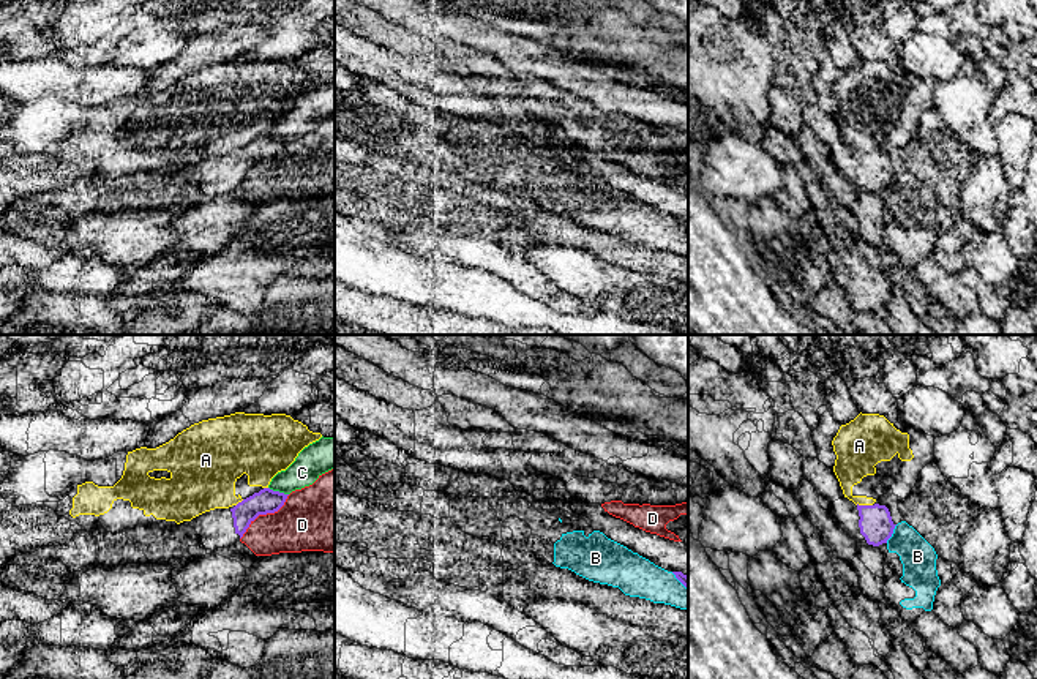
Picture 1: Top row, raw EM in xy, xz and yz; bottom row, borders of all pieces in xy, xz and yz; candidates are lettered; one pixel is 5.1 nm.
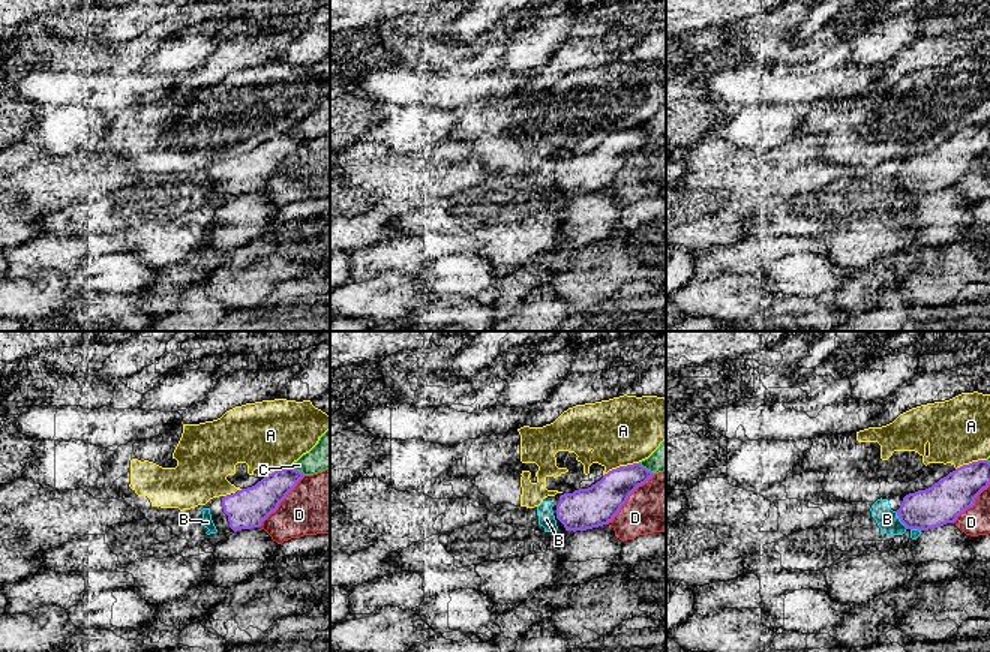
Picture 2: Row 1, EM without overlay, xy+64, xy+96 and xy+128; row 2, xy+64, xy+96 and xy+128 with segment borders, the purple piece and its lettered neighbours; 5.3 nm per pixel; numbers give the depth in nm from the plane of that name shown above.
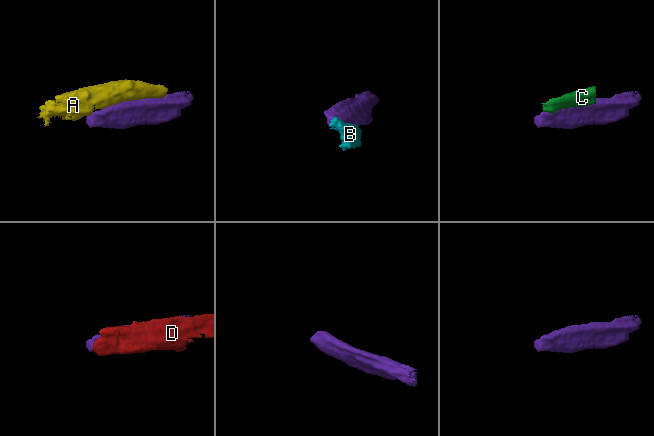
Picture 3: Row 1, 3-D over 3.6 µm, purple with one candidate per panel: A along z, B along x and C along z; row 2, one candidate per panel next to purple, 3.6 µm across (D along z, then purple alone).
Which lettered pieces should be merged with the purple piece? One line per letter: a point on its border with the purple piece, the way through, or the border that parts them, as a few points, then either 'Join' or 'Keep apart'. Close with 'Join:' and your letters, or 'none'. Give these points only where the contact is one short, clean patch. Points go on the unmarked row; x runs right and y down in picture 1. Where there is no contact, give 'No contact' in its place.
A: Touches purple at yz (864, 152). Keep apart
B: Touches purple at yz (892, 179). Keep apart
C: Touches purple at xy (278, 138). Keep apart
D: Touches purple at xy (264, 160). Keep apart
Join: none

